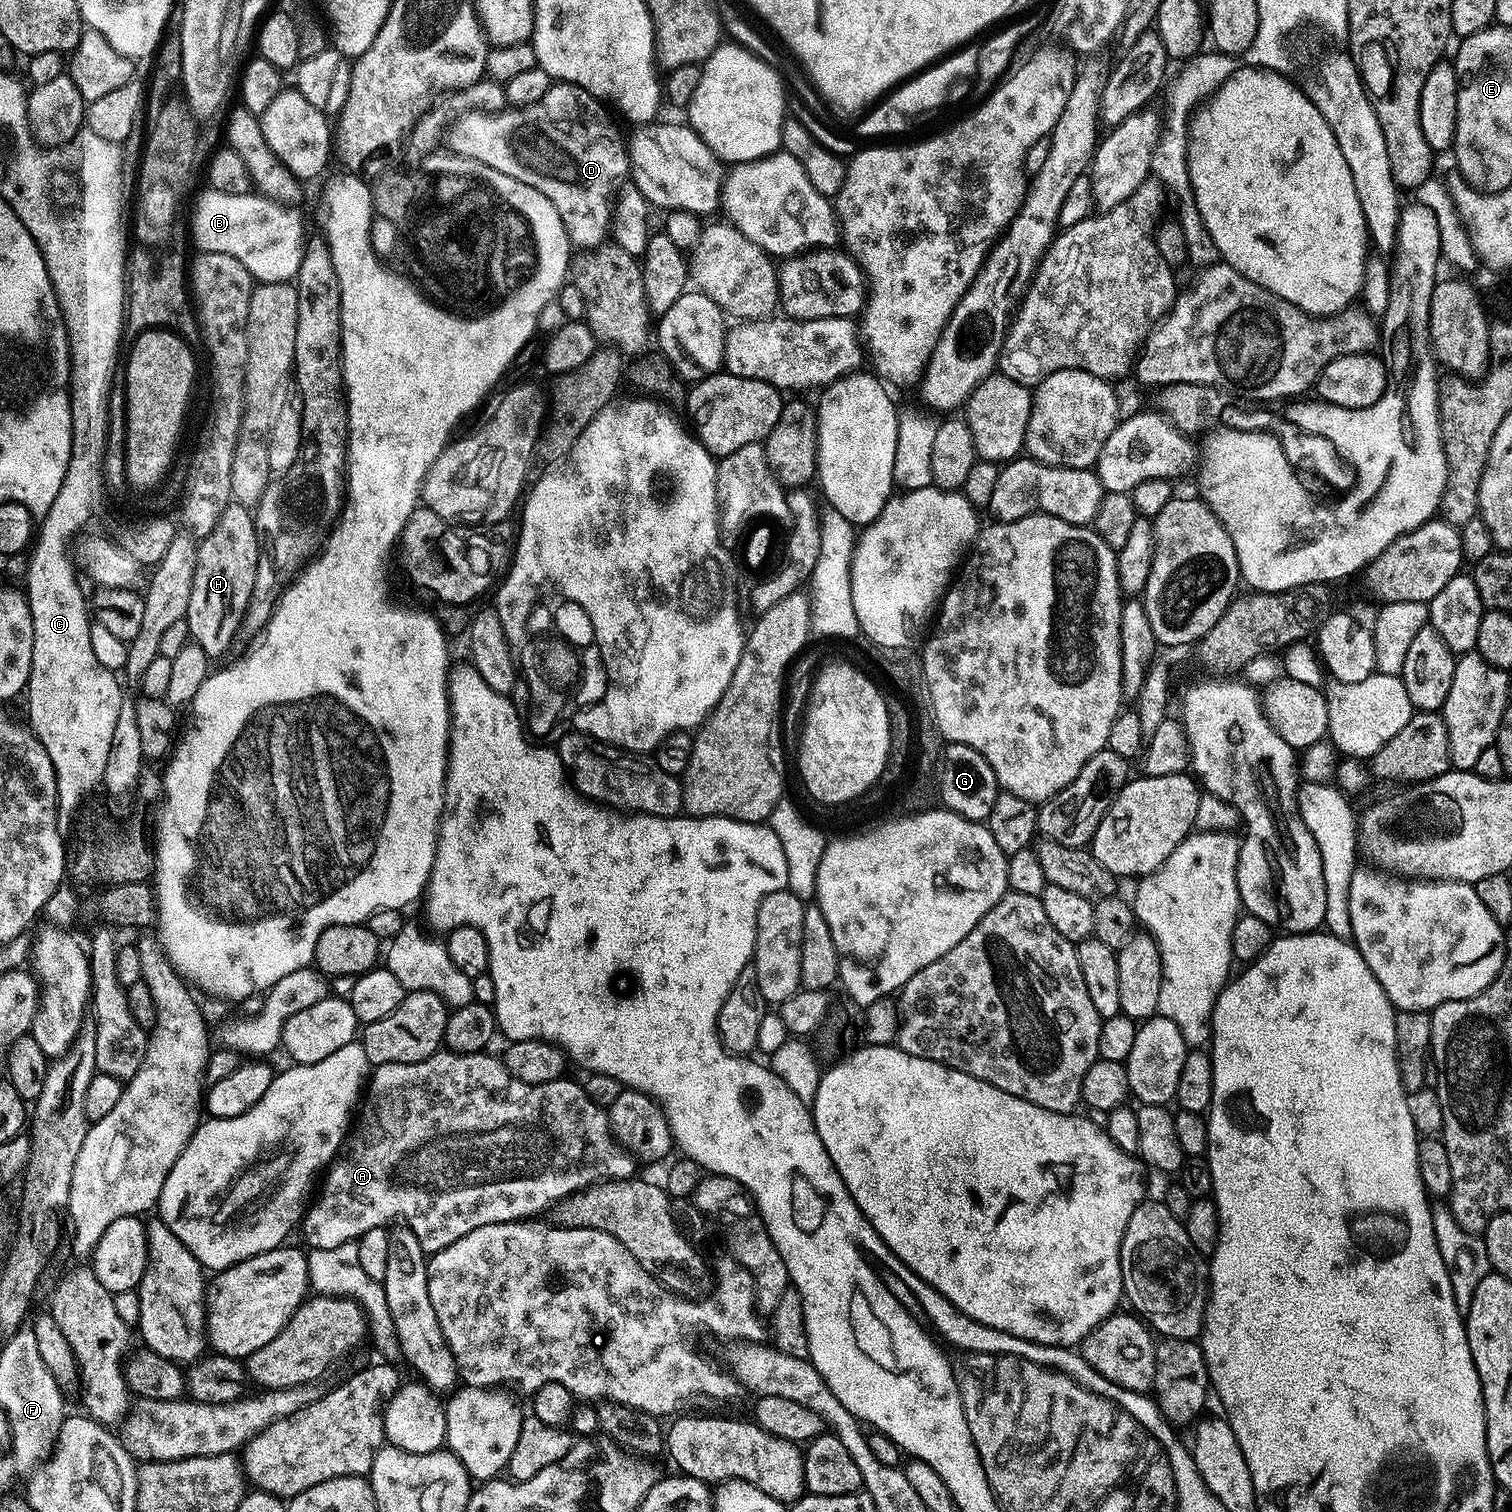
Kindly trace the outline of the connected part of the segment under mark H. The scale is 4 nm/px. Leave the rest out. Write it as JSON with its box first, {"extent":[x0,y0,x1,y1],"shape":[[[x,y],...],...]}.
{"extent":[186,502,262,658],"shape":[[[230,502],[225,508],[223,508],[223,510],[221,510],[218,522],[214,522],[214,526],[205,533],[199,543],[197,543],[196,565],[192,568],[192,585],[190,586],[190,600],[188,602],[188,614],[186,617],[188,622],[188,635],[195,644],[202,646],[202,650],[209,658],[216,658],[216,656],[222,655],[229,645],[233,645],[236,638],[236,632],[240,628],[240,617],[243,616],[246,606],[248,605],[248,599],[252,593],[252,588],[256,585],[256,569],[261,558],[262,553],[260,551],[260,541],[256,538],[256,521],[253,513],[243,504]]]}

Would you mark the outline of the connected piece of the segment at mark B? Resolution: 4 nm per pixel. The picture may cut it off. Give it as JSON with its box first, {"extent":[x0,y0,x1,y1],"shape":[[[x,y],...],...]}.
{"extent":[190,188,305,284],"shape":[[[208,188],[192,204],[192,230],[190,240],[196,243],[200,252],[217,252],[230,254],[238,258],[246,270],[252,275],[253,281],[266,284],[282,284],[291,281],[296,271],[300,269],[302,241],[305,239],[304,228],[300,225],[300,216],[296,210],[291,210],[259,194],[222,194],[218,190]]]}

